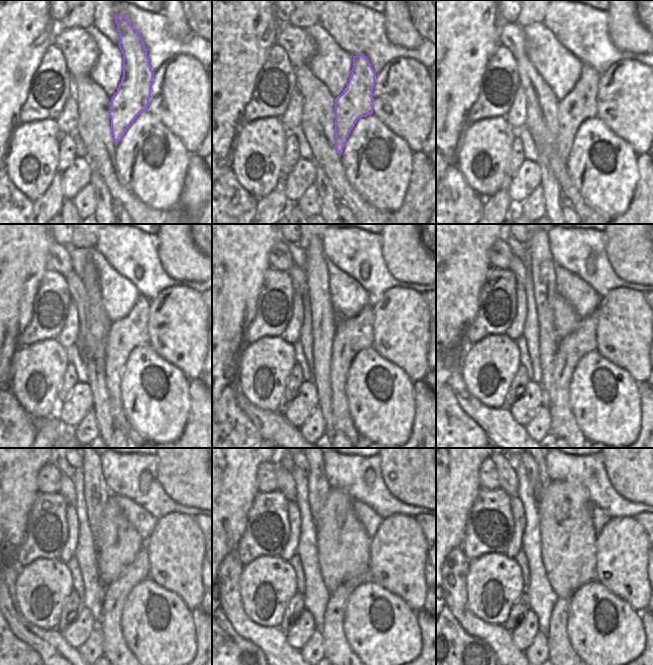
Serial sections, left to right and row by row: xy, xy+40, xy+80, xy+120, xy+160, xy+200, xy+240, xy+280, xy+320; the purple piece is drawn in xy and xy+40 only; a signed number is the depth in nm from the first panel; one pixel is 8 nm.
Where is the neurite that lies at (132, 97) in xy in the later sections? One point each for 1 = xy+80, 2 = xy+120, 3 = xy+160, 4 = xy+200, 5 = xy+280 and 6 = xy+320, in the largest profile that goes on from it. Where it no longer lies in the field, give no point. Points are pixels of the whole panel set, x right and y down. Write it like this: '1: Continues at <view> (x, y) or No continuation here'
1: Continues at xy+80 (580, 103)
2: Continues at xy+120 (124, 335)
3: Continues at xy+160 (352, 335)
4: Continues at xy+200 (570, 349)
5: Continues at xy+280 (337, 650)
6: Continues at xy+320 (560, 650).

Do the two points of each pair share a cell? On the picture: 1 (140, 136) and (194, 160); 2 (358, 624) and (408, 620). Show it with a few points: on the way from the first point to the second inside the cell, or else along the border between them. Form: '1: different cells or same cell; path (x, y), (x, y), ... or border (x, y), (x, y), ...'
1: different cells; border (191, 153), (188, 159), (187, 173), (183, 181)
2: same cell; path (370, 625), (378, 633), (384, 634), (396, 624)

